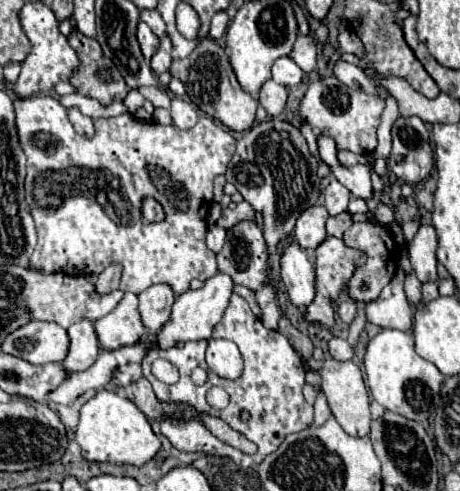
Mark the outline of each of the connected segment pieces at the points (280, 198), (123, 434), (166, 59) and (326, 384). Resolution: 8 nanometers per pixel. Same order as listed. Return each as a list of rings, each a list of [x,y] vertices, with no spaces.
[[[281,118],[255,124],[239,142],[227,166],[227,182],[231,182],[241,196],[263,216],[263,236],[269,252],[289,236],[295,220],[303,210],[319,200],[317,160],[309,154],[307,142],[299,128]]]
[[[97,390],[95,396],[83,404],[75,434],[81,446],[83,458],[91,462],[143,466],[161,448],[161,440],[151,430],[151,424],[147,422],[145,414],[139,412],[139,408],[131,400],[119,396],[113,390]]]
[[[163,36],[159,50],[151,58],[151,68],[155,74],[163,74],[169,70],[169,66],[171,66],[171,40],[167,36]]]
[[[331,356],[323,360],[321,364],[321,388],[325,392],[325,398],[329,402],[329,408],[335,416],[335,420],[341,424],[341,428],[349,436],[369,436],[369,426],[371,426],[371,412],[369,412],[369,394],[363,382],[363,374],[357,364],[353,362],[339,362],[333,360]]]

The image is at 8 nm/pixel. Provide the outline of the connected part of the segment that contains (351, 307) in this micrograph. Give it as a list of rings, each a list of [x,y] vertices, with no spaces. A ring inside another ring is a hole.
[[[343,300],[343,302],[339,304],[339,308],[337,308],[337,314],[339,314],[339,318],[341,318],[345,324],[351,324],[353,318],[355,318],[355,314],[357,314],[357,304],[355,304],[353,300]]]

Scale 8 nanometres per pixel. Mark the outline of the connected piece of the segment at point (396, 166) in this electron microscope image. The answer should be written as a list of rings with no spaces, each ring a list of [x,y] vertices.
[[[399,116],[391,128],[393,150],[387,158],[389,170],[407,184],[423,182],[433,168],[433,150],[425,122],[417,116]]]

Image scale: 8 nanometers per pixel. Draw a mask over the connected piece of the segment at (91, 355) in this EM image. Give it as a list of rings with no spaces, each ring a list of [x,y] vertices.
[[[81,320],[77,324],[73,324],[69,330],[69,352],[65,356],[65,360],[61,362],[61,366],[65,366],[67,378],[69,374],[87,370],[99,354],[99,344],[97,344],[97,336],[93,330],[93,322],[89,320]]]

